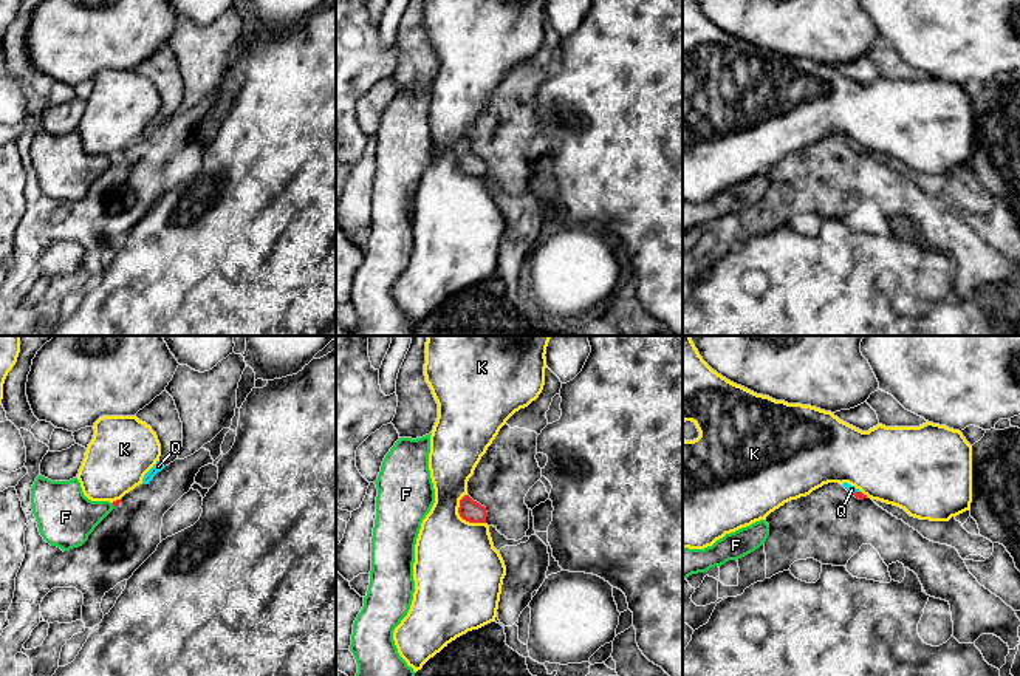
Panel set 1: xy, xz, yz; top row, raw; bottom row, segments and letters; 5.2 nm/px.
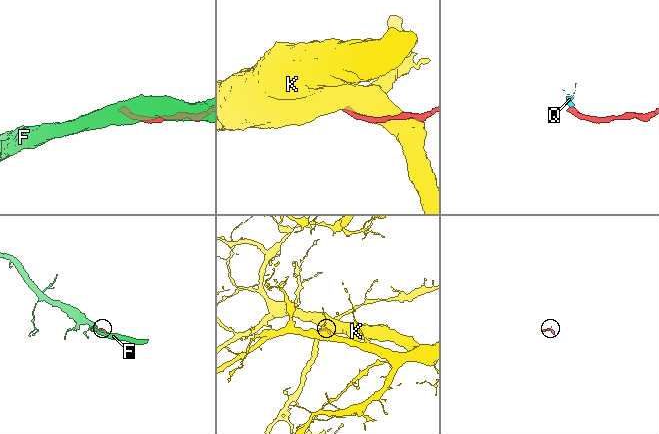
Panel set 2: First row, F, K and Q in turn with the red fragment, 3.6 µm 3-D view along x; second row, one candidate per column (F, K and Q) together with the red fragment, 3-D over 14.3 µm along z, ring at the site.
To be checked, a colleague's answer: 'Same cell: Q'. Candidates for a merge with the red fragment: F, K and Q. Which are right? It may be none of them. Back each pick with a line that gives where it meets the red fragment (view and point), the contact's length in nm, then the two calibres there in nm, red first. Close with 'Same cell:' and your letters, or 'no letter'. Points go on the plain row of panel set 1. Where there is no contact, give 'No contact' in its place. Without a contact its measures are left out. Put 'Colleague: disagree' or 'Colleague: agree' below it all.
Q: Touches red at yz (855, 146). Shared border 50 nm. Thickness 40 nm (red) against 50 nm
Same cell: Q
Colleague: agree

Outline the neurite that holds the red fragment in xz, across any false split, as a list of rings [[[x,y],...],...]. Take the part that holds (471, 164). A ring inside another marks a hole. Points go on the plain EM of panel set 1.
[[[469,149],[460,153],[458,167],[463,173],[469,176],[486,176],[486,161],[474,155]]]

